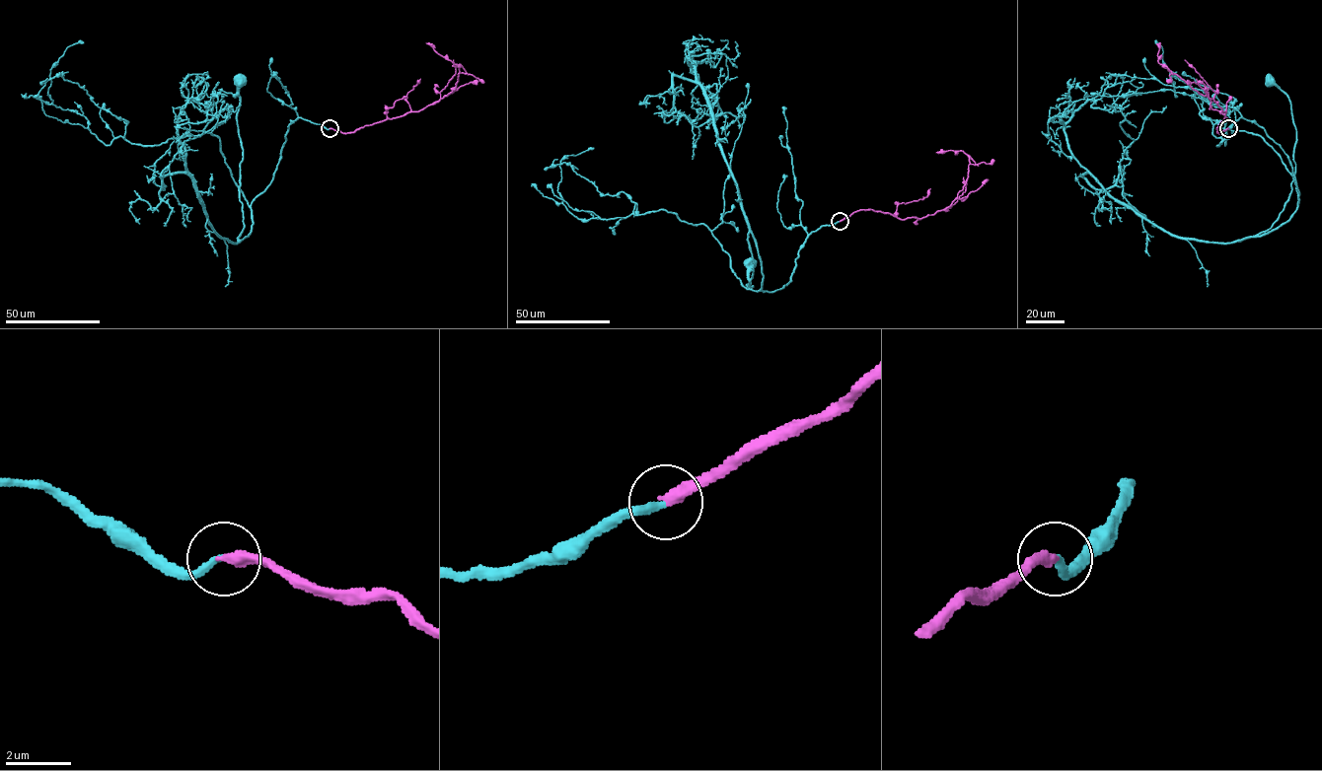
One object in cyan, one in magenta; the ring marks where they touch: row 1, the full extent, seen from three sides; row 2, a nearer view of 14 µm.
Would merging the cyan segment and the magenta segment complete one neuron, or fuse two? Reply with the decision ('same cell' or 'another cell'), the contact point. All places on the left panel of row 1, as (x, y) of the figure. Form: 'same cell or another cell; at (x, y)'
same cell; at (330, 128)

